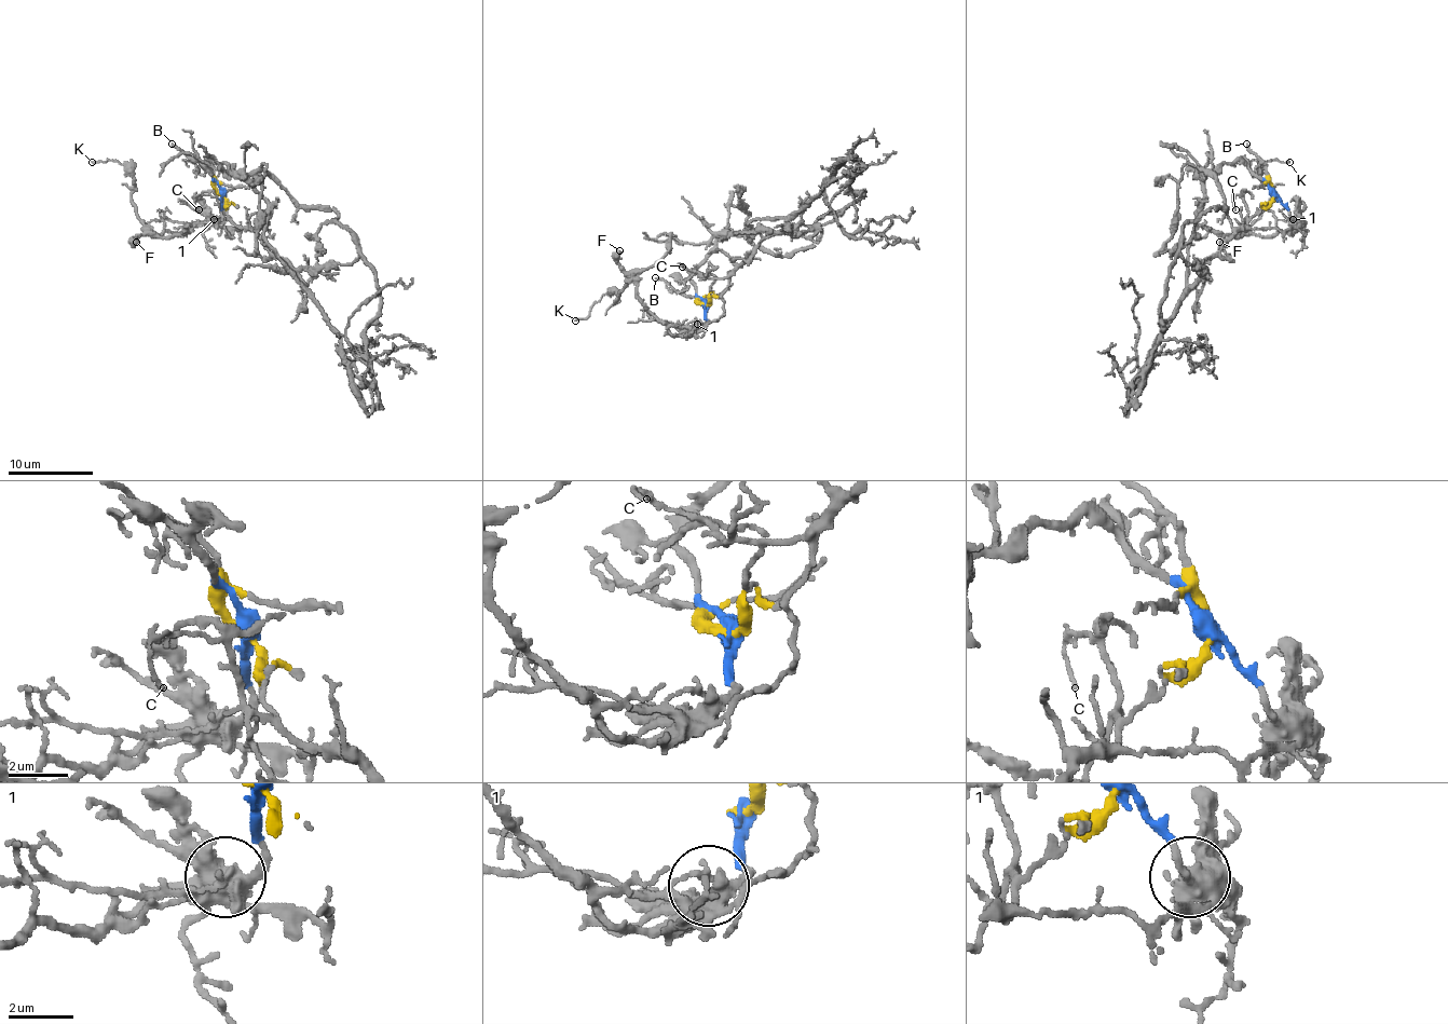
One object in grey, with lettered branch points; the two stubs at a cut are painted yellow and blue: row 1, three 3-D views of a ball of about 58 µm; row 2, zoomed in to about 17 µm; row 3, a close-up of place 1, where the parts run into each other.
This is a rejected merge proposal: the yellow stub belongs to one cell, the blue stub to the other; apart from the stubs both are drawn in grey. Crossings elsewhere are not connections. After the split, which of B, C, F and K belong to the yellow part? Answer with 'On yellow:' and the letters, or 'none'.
On yellow: B, C

